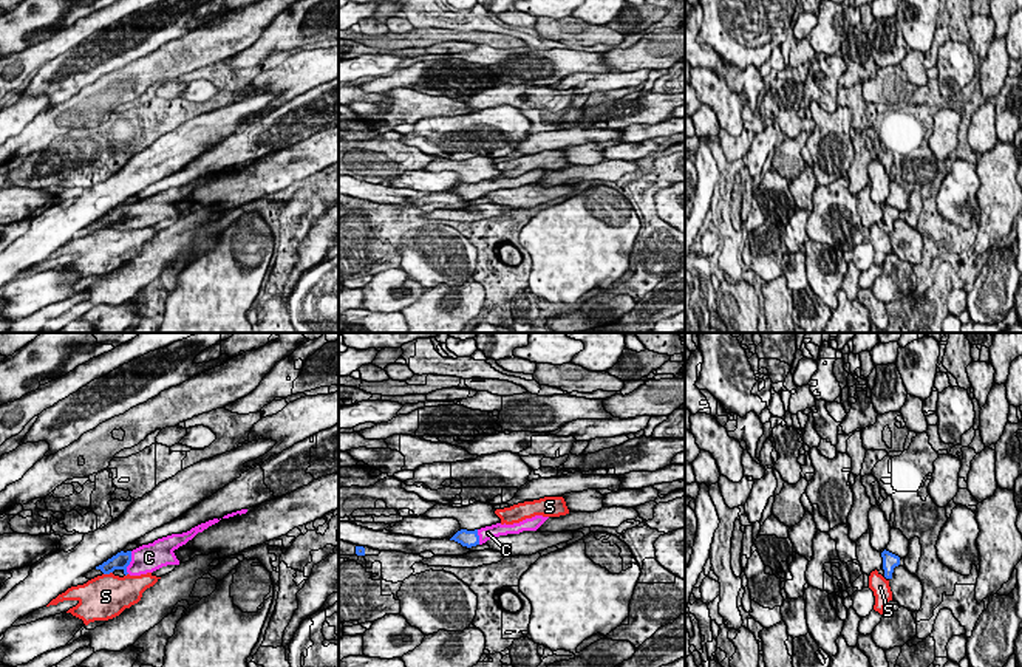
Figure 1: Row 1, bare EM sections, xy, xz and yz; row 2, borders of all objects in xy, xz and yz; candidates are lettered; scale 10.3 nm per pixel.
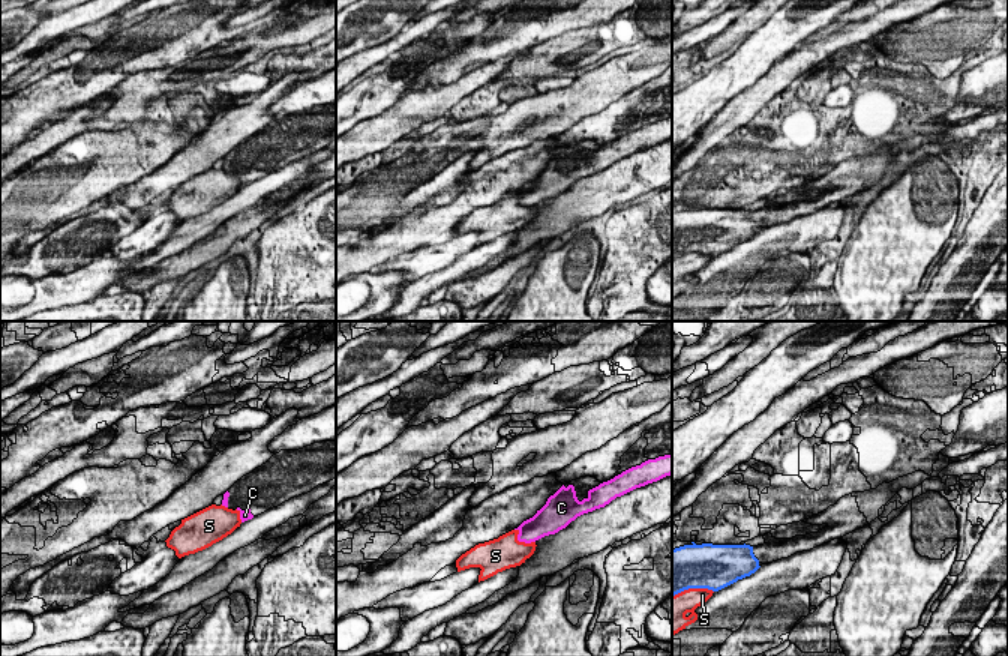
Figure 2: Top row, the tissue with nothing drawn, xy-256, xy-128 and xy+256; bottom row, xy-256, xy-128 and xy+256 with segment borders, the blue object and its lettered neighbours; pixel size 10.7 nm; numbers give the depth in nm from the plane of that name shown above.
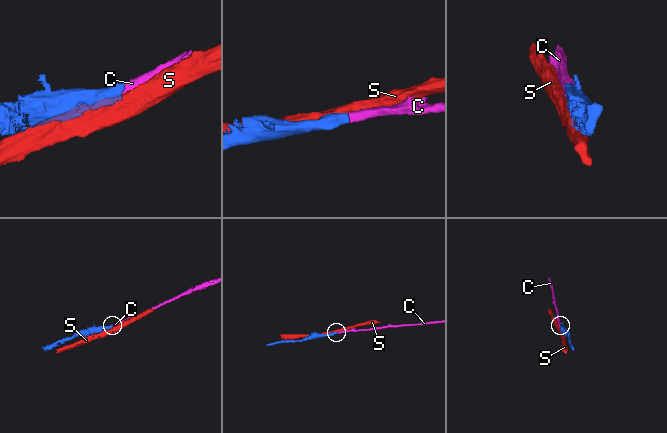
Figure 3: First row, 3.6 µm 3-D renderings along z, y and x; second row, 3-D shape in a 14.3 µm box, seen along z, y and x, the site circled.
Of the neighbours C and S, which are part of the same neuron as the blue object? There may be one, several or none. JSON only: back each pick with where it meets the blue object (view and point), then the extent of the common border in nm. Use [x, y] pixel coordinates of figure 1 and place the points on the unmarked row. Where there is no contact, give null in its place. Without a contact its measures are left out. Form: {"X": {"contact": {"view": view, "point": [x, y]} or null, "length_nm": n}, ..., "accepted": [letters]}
{"C": {"contact": {"view": "xy", "point": [130, 214]}, "length_nm": 240}, "accepted": ["C"]}

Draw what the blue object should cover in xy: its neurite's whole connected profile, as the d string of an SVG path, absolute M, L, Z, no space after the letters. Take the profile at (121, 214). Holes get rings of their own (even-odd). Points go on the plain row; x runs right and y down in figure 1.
M213 172L192 181L187 186L158 192L153 197L142 198L133 204L121 204L102 218L96 220L96 223L100 223L104 227L110 227L114 223L122 223L125 229L141 229L167 218L179 218L179 214L173 204L192 193L198 186L203 186L218 175L218 172Z

